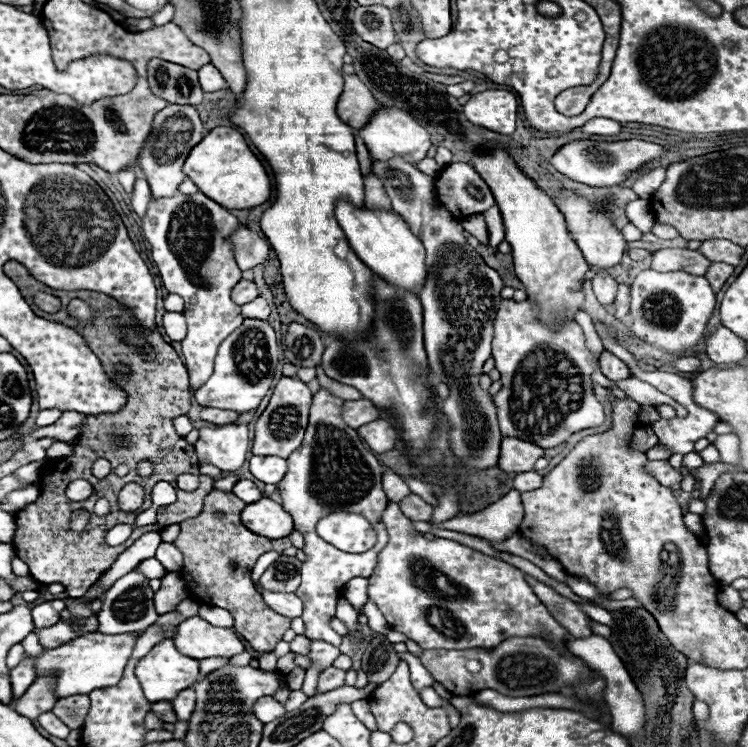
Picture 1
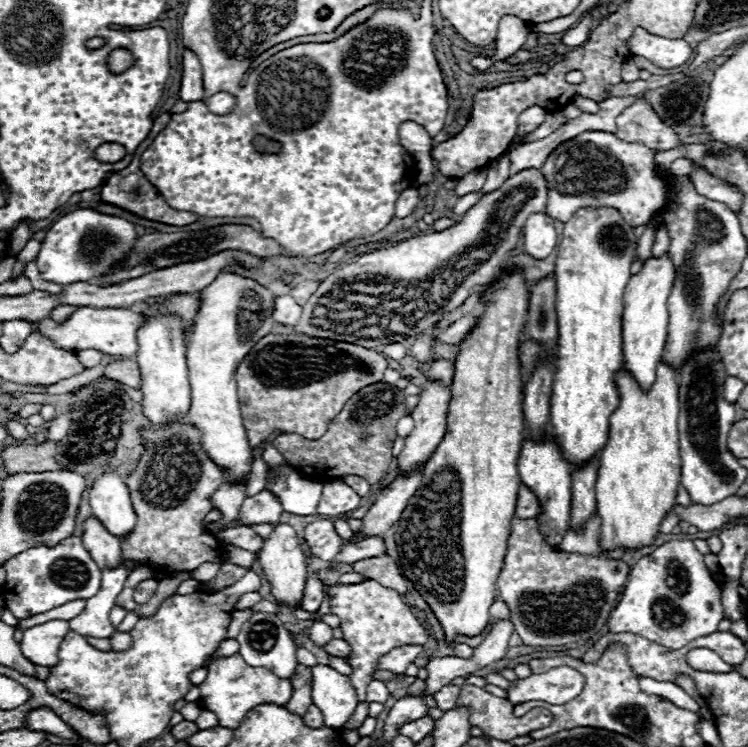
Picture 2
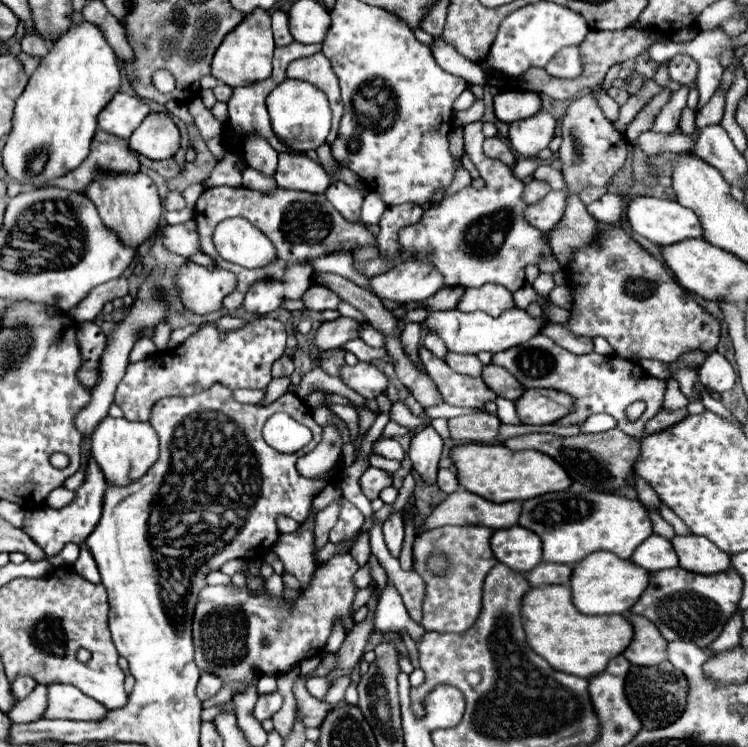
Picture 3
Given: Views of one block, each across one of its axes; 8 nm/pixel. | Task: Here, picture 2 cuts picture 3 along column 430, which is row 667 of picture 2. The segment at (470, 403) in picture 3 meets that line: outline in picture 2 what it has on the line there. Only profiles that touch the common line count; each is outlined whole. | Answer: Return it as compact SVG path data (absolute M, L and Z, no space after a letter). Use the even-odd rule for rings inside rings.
M366 580L362 584L338 584L330 586L330 612L338 614L341 620L343 639L352 646L352 654L348 656L348 662L352 666L350 680L360 696L360 702L366 700L366 688L374 680L374 672L378 670L380 656L388 654L396 646L404 644L426 644L428 634L420 626L418 618L412 614L410 606L402 602L402 596L378 584L376 580Z

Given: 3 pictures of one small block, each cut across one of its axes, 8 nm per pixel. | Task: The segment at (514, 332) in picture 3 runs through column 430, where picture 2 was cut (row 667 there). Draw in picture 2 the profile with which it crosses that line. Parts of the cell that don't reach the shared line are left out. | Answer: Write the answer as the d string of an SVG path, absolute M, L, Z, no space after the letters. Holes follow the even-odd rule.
M312 666L312 702L324 714L324 724L330 728L340 728L352 716L358 704L356 690L348 676L336 672L330 666ZM354 692L354 698L352 698Z

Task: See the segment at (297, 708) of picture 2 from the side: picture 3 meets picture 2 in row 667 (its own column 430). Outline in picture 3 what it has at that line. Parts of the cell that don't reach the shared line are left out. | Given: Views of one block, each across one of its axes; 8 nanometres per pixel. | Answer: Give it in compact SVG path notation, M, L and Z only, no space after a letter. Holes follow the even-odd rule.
M440 288L440 292L436 292L430 300L424 300L424 302L412 302L412 304L406 304L408 308L414 308L414 306L428 306L432 310L452 310L456 308L456 302L460 300L460 296L464 294L464 288Z

